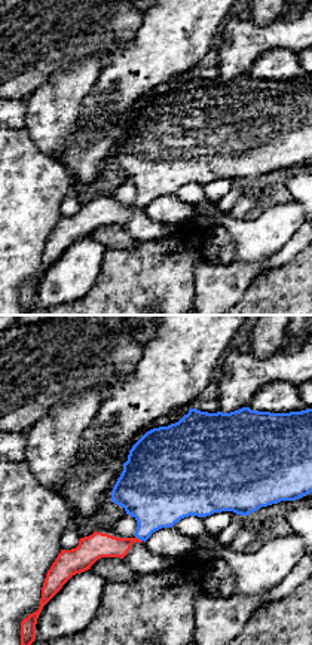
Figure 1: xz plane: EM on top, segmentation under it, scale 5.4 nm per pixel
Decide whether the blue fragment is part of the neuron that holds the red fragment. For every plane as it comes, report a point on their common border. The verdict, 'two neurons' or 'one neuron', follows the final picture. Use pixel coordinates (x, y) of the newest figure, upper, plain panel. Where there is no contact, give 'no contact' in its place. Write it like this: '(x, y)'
(137, 205)

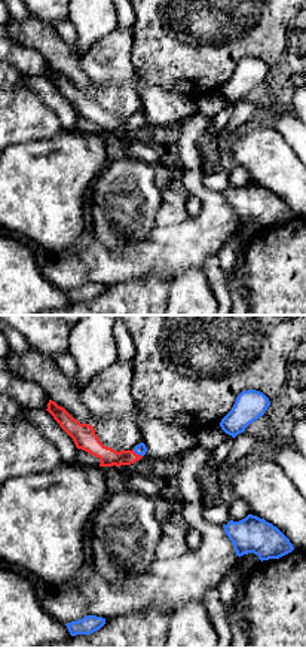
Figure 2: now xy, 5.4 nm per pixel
(135, 121)

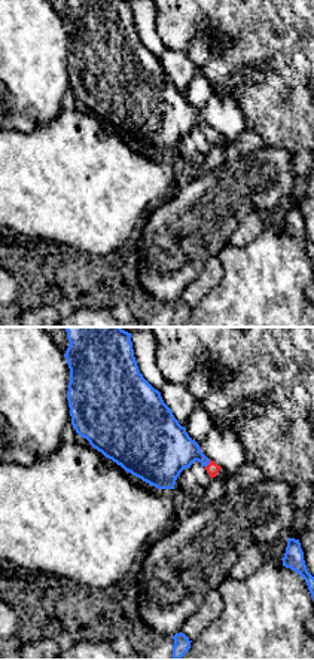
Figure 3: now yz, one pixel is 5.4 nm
(209, 131)

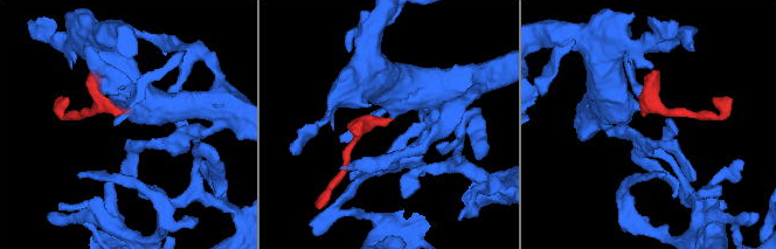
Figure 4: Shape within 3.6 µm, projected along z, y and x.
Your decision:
one neuron

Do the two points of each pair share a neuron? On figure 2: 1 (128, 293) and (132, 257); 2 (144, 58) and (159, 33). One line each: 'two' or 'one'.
1: two
2: one

